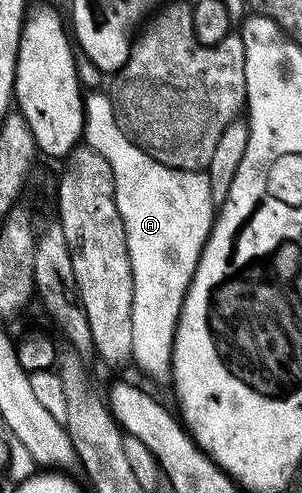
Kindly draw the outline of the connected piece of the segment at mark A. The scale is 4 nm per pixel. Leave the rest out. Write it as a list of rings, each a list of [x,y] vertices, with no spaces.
[[[94,93],[85,98],[86,106],[86,131],[84,134],[85,144],[95,149],[104,159],[108,159],[108,167],[112,167],[112,179],[114,180],[114,198],[116,207],[120,211],[120,219],[124,219],[124,235],[128,239],[128,255],[132,263],[133,275],[133,299],[132,299],[132,351],[131,360],[137,364],[152,380],[158,383],[169,384],[171,382],[171,349],[174,346],[175,327],[178,323],[179,312],[182,309],[183,299],[186,297],[187,288],[190,286],[194,277],[194,269],[198,266],[198,260],[202,254],[202,248],[206,245],[206,240],[210,238],[210,228],[214,225],[216,216],[216,206],[212,199],[212,187],[208,183],[205,172],[196,169],[173,169],[156,159],[147,155],[139,145],[135,145],[128,136],[125,129],[122,128],[118,114],[114,111],[114,102],[109,96],[102,93]]]

